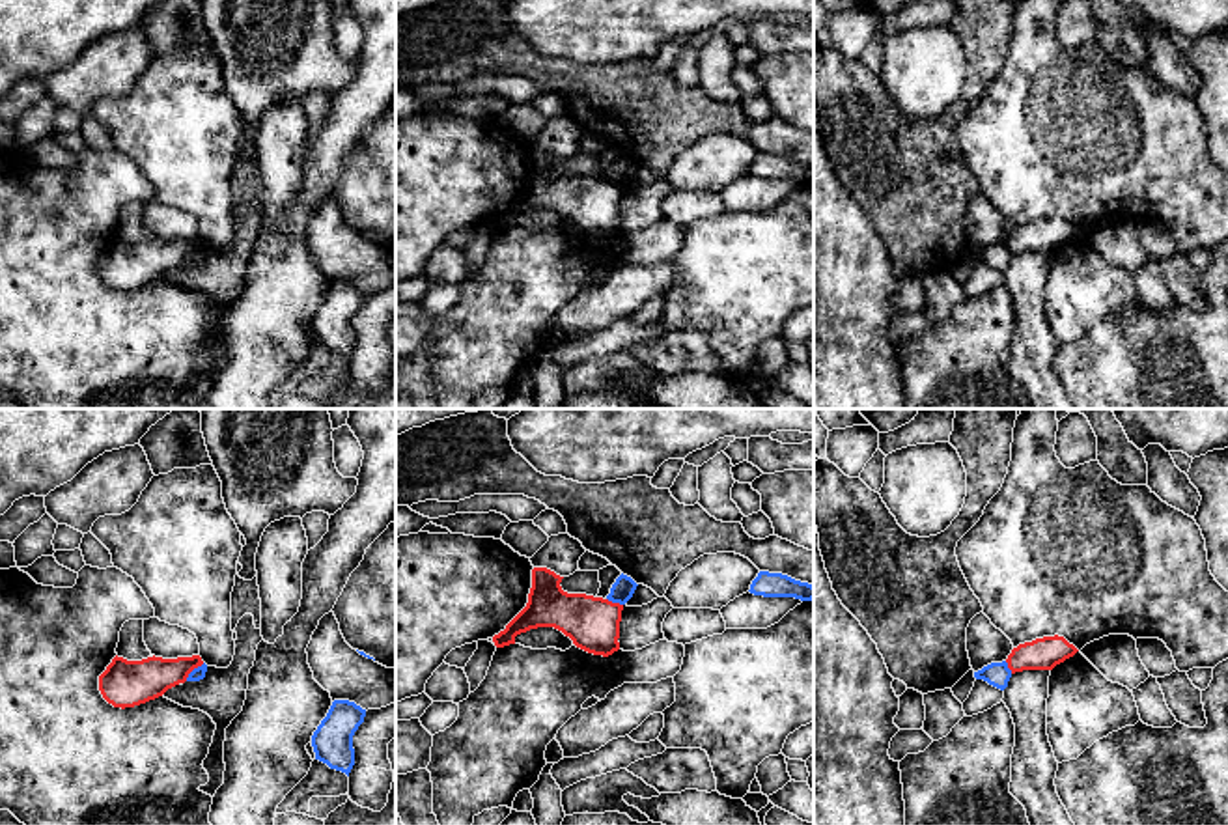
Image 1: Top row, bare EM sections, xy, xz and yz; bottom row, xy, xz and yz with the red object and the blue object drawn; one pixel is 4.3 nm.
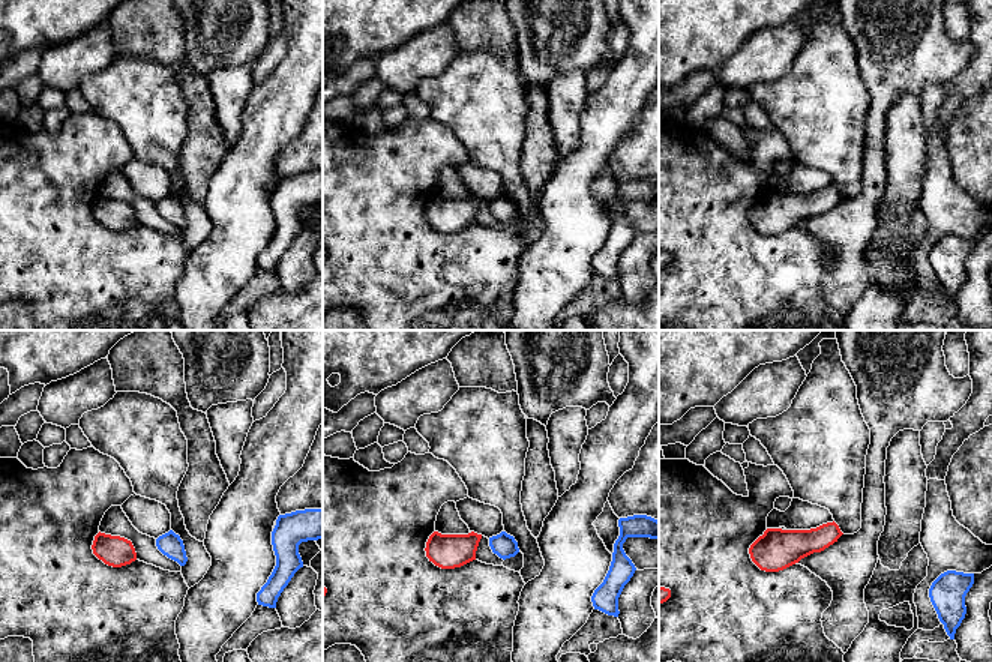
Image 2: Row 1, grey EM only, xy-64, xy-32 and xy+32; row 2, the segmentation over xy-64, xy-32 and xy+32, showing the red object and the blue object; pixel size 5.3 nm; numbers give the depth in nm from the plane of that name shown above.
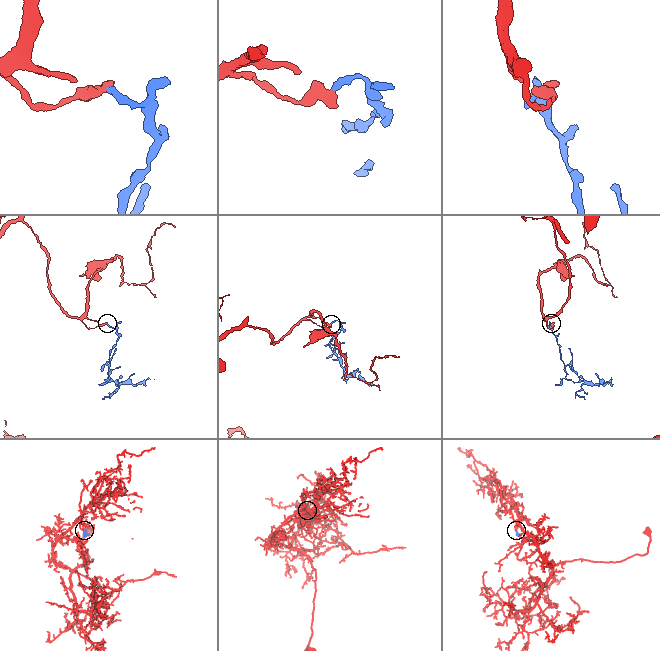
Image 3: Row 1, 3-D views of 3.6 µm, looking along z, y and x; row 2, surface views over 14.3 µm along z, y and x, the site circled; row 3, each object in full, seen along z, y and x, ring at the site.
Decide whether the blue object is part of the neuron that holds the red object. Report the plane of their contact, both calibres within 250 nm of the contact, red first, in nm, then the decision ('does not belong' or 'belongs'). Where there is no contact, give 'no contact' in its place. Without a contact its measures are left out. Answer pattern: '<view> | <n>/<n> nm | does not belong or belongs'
xy | 190/60 nm | does not belong

